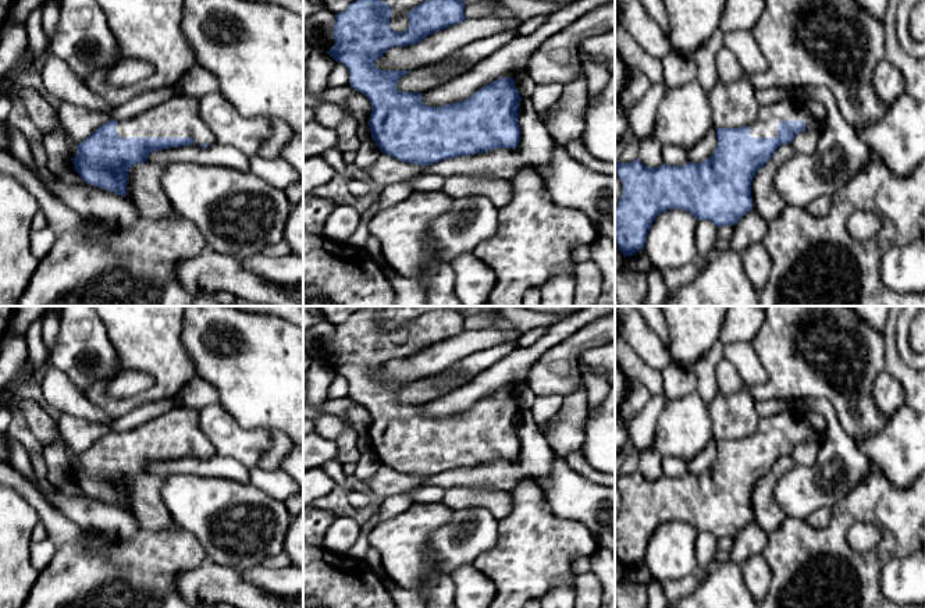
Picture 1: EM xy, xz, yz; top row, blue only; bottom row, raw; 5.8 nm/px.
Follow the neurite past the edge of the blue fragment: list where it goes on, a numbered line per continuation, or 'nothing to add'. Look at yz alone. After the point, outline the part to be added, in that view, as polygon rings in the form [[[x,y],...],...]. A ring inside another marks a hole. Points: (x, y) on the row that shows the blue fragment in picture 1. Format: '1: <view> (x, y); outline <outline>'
1: yz (765, 125); outline [[[782,100],[775,104],[768,104],[759,109],[759,114],[753,124],[750,124],[751,138],[776,138],[779,121],[804,121],[805,129],[823,131],[825,121],[818,121],[805,107],[805,100]]]

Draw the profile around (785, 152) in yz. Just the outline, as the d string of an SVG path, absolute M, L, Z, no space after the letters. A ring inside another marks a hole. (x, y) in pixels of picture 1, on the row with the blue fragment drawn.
M791 143L780 145L772 154L771 160L775 161L778 166L782 166L787 160L790 160L796 154L794 147Z

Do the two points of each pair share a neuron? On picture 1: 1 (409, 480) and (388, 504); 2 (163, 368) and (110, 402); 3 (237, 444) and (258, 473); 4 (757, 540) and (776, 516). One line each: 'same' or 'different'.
1: different
2: same
3: different
4: different

